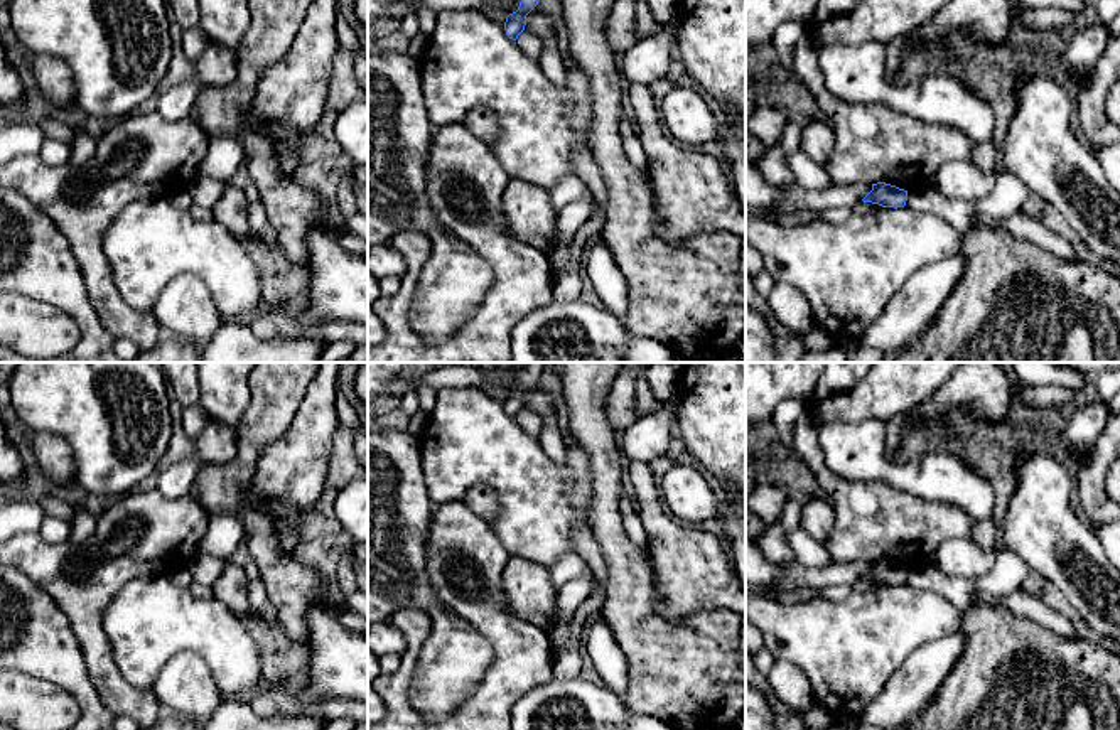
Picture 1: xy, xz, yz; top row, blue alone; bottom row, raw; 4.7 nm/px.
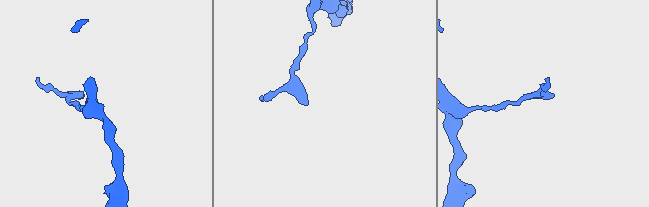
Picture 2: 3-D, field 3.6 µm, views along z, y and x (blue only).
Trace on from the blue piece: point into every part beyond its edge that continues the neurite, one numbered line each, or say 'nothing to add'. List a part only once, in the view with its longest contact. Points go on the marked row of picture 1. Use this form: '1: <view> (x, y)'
nothing to add

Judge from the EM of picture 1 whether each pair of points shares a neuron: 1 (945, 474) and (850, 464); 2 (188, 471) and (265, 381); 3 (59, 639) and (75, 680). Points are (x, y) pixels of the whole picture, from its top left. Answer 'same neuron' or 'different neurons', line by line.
1: same neuron
2: different neurons
3: same neuron

